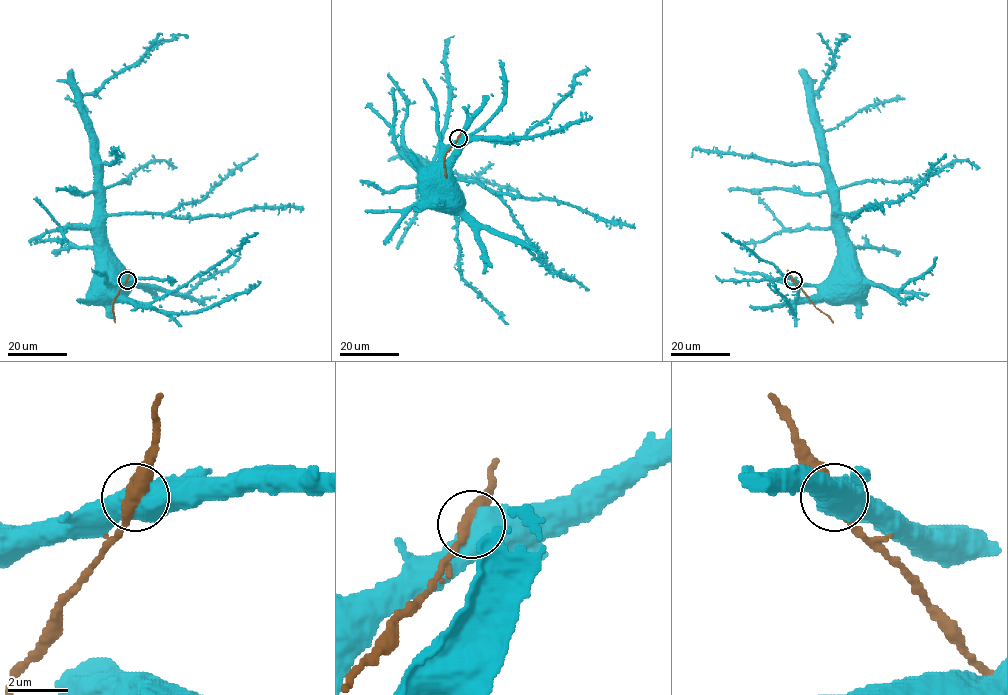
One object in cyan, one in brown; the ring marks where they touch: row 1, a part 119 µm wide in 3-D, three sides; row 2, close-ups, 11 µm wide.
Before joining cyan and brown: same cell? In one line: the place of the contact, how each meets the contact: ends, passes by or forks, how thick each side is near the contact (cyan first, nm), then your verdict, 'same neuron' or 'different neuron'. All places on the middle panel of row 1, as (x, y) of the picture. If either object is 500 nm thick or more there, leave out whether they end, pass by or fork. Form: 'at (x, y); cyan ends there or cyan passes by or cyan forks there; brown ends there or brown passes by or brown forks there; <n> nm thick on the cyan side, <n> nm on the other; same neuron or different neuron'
at (458, 138); 700 nm thick on the cyan side, 460 nm on the other; same neuron

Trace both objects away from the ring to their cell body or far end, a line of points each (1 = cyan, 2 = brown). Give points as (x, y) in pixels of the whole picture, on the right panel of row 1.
1: (794, 280), (813, 285), (822, 299)
2: (793, 280), (833, 322)

